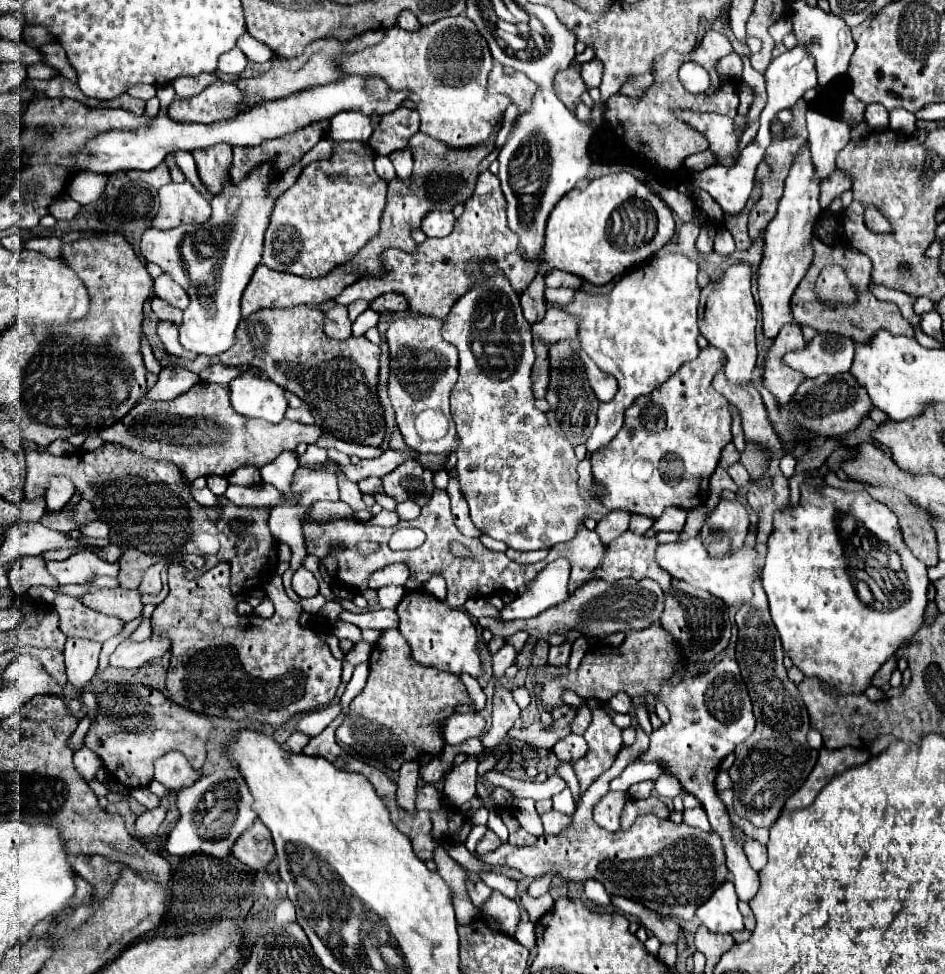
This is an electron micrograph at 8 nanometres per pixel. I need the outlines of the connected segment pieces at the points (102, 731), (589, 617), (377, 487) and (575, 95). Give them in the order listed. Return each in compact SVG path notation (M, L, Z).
M109 684L97 694L97 708L85 736L85 746L101 758L109 780L131 790L149 784L153 780L153 760L173 750L185 754L189 764L199 770L205 762L205 742L211 728L213 722L209 718L177 706L151 686Z
M623 578L613 584L605 580L589 580L581 588L577 588L569 602L561 602L561 606L551 606L545 610L545 614L539 614L537 618L529 620L517 620L517 622L499 622L495 618L479 618L481 628L489 630L493 636L513 636L519 630L525 630L529 636L547 640L551 634L567 634L571 630L591 634L591 636L609 636L615 632L629 632L629 630L643 630L651 626L663 610L665 594L653 580L631 580Z
M365 478L365 480L361 480L357 486L359 486L361 492L369 492L369 494L383 492L383 488L381 488L381 480L379 480L379 478Z
M565 68L565 70L557 72L555 80L553 80L553 88L555 88L555 94L559 96L559 100L571 112L575 112L575 108L577 108L577 104L581 100L581 94L587 90L579 70L575 70L575 68Z

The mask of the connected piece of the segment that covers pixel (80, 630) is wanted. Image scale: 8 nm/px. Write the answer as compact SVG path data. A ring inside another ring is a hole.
M57 594L53 602L59 614L59 628L67 638L83 638L93 642L105 642L123 630L123 622L115 616L105 616L83 606L77 598Z

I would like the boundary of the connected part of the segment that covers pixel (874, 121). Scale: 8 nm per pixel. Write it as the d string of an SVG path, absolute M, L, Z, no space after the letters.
M871 104L865 110L865 122L871 130L887 130L889 128L889 112L881 104Z

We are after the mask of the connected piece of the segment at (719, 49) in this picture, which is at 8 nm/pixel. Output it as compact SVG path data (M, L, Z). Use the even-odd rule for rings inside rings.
M707 32L699 44L697 50L689 54L665 54L657 56L653 60L653 78L655 82L647 90L645 98L635 100L627 96L613 94L607 104L605 104L605 114L607 118L613 118L613 122L619 124L609 124L615 134L635 152L639 152L645 146L645 158L655 160L663 168L681 168L683 160L695 152L703 152L709 148L709 140L693 130L687 122L681 122L677 118L677 110L697 110L697 112L715 112L723 114L729 118L737 116L737 106L739 106L739 86L723 86L729 78L717 72L717 62L731 54L733 46L727 40L727 36L719 32ZM677 60L687 60L687 62L697 62L699 66L705 66L705 70L711 76L711 86L703 94L691 94L681 88L681 82L677 80Z

